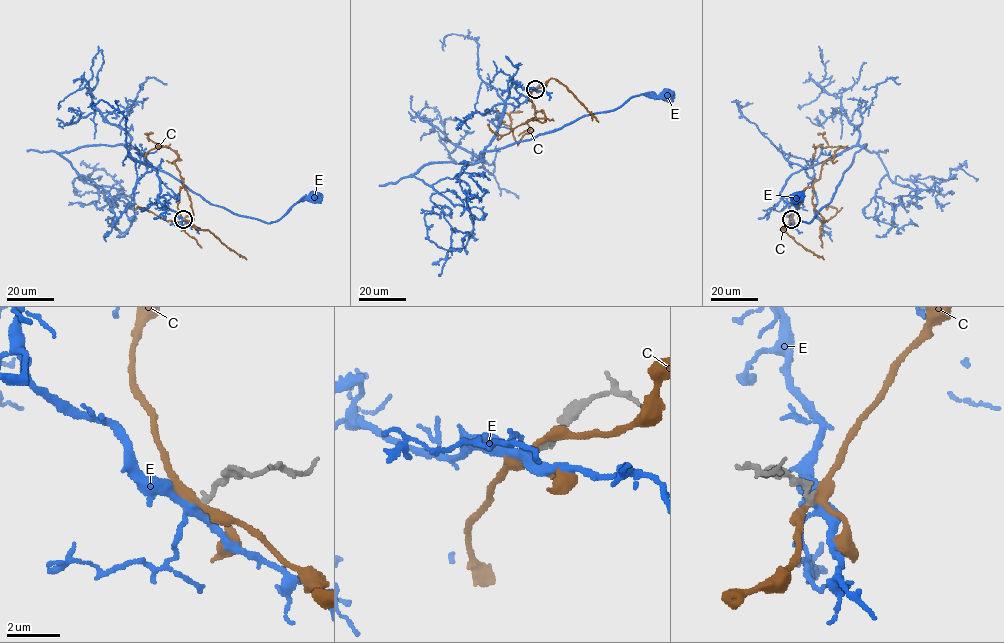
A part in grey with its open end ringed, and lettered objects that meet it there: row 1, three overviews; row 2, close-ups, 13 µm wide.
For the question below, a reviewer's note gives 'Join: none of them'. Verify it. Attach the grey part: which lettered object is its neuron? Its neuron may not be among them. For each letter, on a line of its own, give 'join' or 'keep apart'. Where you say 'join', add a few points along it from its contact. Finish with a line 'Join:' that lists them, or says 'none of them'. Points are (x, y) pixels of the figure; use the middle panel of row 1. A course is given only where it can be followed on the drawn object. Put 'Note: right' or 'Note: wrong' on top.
Note: wrong
C: keep apart
E: join | via (535, 88), (523, 88), (511, 78), (497, 131), (482, 159), (481, 152), (554, 132), (631, 97), (666, 96)
Join: E

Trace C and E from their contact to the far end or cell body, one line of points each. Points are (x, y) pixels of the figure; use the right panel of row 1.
C: (790, 218), (802, 199), (802, 192), (818, 179), (825, 161), (845, 147), (818, 145), (812, 163)
E: (790, 219), (788, 201), (780, 192), (786, 181), (860, 146), (831, 200), (809, 222), (799, 219), (798, 196)

